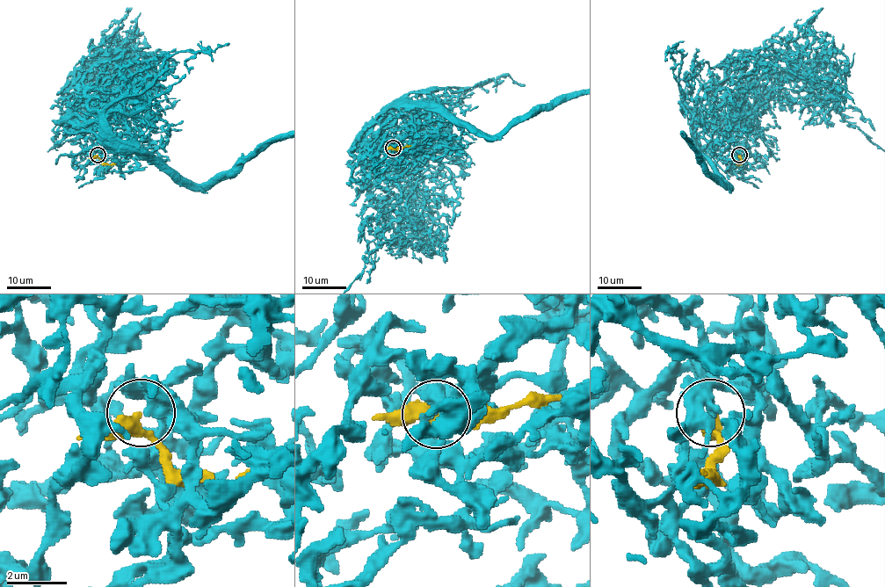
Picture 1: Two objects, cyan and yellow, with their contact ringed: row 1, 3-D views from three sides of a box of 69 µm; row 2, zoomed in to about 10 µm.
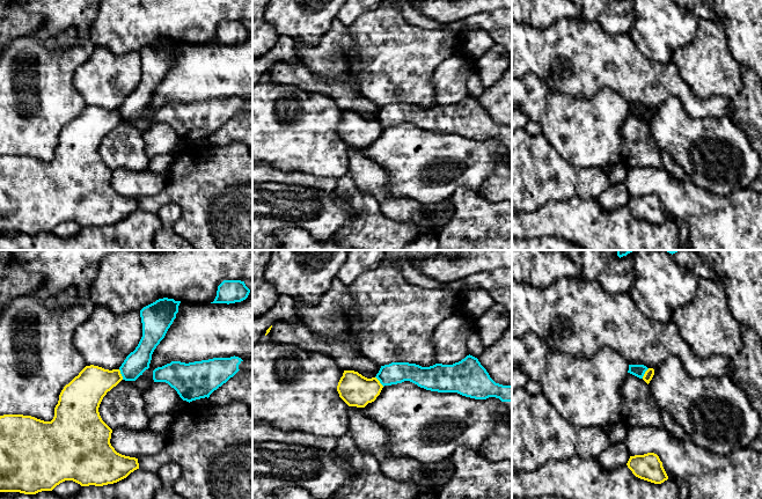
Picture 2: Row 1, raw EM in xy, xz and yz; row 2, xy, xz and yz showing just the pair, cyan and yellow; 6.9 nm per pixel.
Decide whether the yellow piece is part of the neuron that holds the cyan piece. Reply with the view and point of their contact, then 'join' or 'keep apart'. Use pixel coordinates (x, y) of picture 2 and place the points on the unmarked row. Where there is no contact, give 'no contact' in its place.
xy (121, 114) | keep apart

